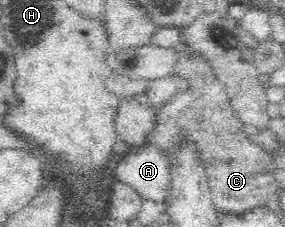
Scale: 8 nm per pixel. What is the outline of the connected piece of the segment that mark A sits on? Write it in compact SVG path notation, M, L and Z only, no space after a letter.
M152 144L130 149L112 164L112 177L134 188L142 199L166 203L170 195L170 162Z

